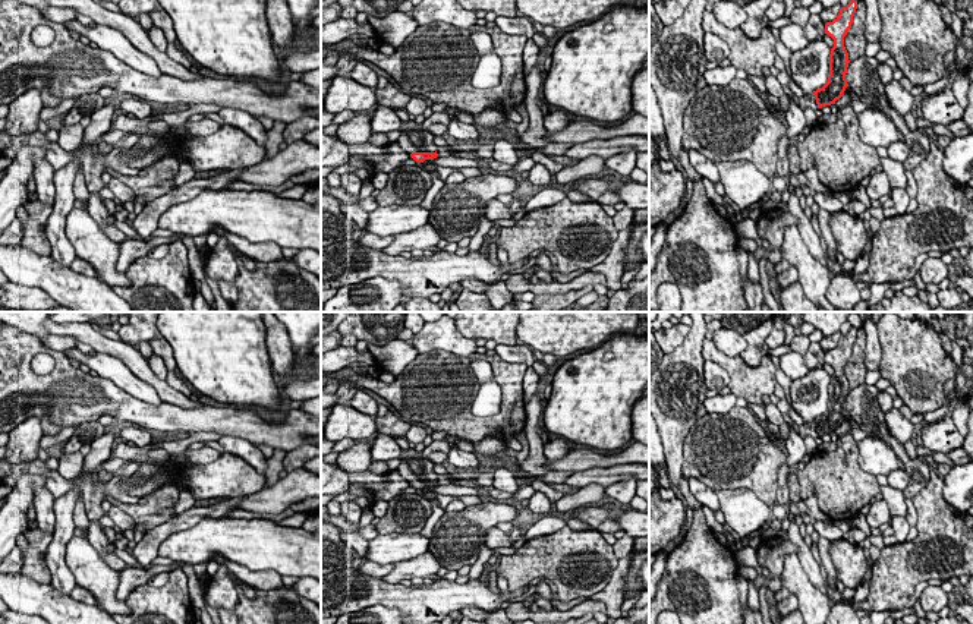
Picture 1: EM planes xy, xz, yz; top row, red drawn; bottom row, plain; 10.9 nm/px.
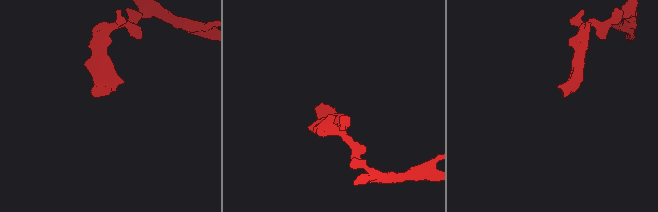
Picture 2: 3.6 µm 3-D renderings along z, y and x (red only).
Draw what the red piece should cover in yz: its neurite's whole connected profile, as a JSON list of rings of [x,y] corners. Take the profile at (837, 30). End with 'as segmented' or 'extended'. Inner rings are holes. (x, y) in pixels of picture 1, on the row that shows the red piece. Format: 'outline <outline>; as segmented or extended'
outline [[[850,0],[846,7],[840,9],[838,16],[832,22],[825,23],[825,34],[828,34],[834,40],[834,47],[831,48],[829,54],[828,82],[812,94],[796,98],[802,110],[816,110],[825,105],[835,104],[835,101],[843,97],[846,88],[848,86],[846,73],[850,60],[848,53],[844,47],[844,37],[851,28],[856,9],[857,0]]]; extended

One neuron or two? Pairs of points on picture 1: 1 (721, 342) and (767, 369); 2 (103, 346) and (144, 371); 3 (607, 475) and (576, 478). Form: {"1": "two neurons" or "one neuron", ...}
{"1": "two neurons", "2": "one neuron", "3": "one neuron"}

